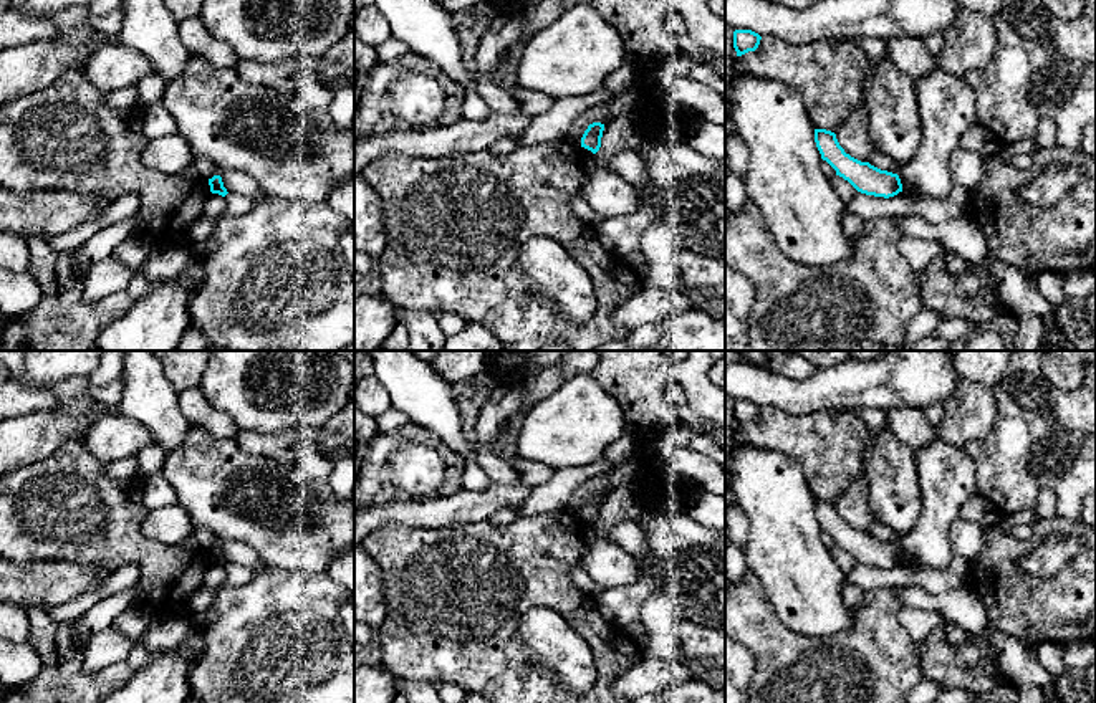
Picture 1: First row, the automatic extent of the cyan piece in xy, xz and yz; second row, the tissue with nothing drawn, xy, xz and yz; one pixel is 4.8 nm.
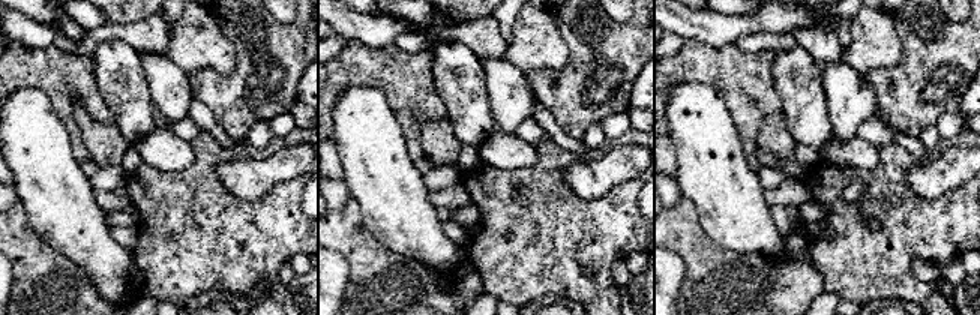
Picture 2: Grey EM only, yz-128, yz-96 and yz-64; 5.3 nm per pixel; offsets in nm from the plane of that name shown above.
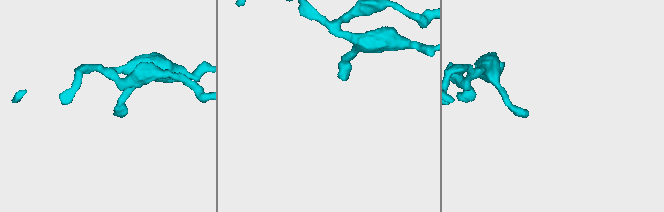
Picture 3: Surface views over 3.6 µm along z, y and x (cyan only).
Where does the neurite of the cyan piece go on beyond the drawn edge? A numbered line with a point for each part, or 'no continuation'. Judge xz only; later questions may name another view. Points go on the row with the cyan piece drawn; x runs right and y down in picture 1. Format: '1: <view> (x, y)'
no continuation

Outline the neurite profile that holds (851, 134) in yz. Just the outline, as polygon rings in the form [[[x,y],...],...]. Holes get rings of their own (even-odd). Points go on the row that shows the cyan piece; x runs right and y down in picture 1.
[[[864,103],[843,119],[834,134],[846,154],[861,162],[869,162],[876,147],[868,134],[868,114]]]

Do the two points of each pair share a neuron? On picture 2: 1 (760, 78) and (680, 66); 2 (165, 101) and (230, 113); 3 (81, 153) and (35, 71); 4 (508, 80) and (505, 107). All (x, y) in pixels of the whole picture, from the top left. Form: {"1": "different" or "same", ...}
{"1": "same", "2": "different", "3": "same", "4": "same"}

